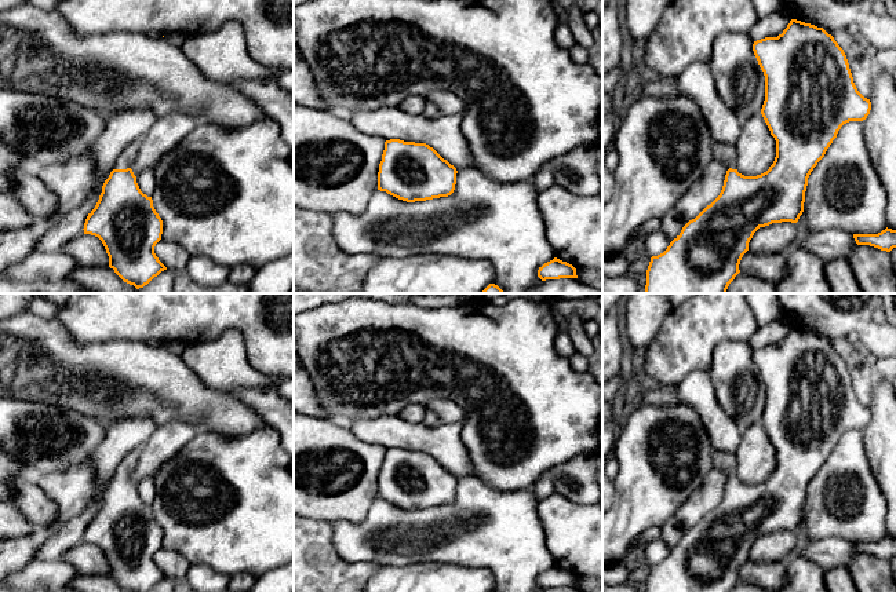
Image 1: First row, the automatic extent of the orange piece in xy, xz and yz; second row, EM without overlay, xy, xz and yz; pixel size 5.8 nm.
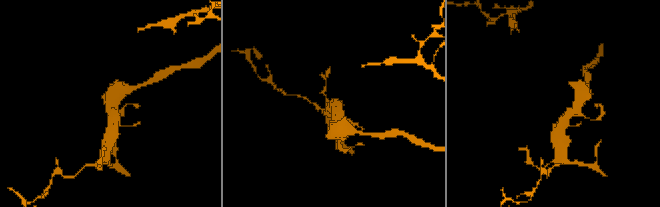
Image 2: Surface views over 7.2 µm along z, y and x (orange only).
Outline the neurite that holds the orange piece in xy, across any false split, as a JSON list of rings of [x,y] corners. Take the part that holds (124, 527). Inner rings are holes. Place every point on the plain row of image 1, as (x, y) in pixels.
[[[136,447],[120,461],[83,537],[84,542],[95,544],[102,549],[109,564],[109,575],[127,592],[149,592],[167,578],[154,562],[154,555],[161,548],[163,529],[153,515],[152,505],[141,500],[131,478],[141,452],[142,449]]]

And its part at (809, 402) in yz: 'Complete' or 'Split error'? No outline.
Split error

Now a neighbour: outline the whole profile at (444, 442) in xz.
[[[385,414],[375,419],[358,419],[353,432],[358,439],[385,449],[426,452],[456,479],[476,475],[462,442],[460,423],[442,423],[436,428],[429,428],[423,424],[408,423],[398,414]]]

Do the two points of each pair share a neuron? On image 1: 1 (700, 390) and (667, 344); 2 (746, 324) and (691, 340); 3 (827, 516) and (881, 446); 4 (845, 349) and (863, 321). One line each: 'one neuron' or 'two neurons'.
1: two neurons
2: one neuron
3: two neurons
4: two neurons

